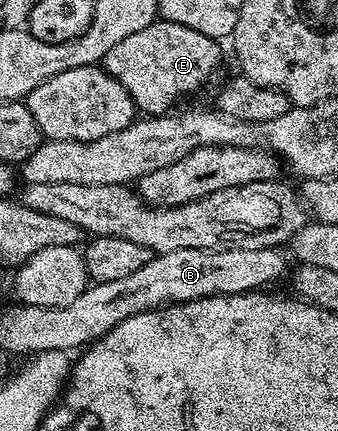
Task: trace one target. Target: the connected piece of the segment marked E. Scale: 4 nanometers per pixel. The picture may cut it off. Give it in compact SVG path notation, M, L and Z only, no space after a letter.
M160 18L135 34L122 38L118 46L104 55L102 67L126 86L141 113L162 116L173 111L175 100L198 91L215 74L220 64L220 47L211 36Z

